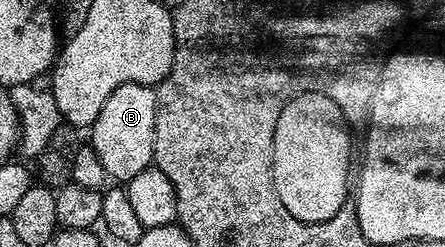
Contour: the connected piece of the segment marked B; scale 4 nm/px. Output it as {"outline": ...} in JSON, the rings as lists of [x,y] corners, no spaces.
{"outline":[[[128,83],[119,85],[111,97],[107,97],[99,117],[95,117],[91,128],[91,146],[103,161],[110,180],[127,181],[135,173],[143,173],[153,163],[155,149],[155,113],[157,112],[157,93],[148,83]]]}

